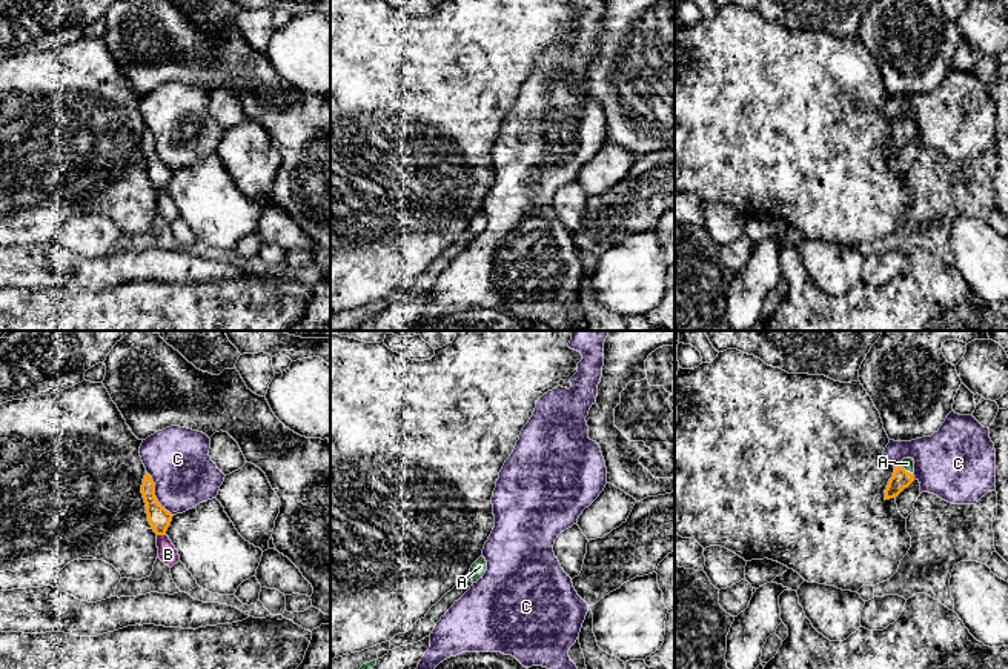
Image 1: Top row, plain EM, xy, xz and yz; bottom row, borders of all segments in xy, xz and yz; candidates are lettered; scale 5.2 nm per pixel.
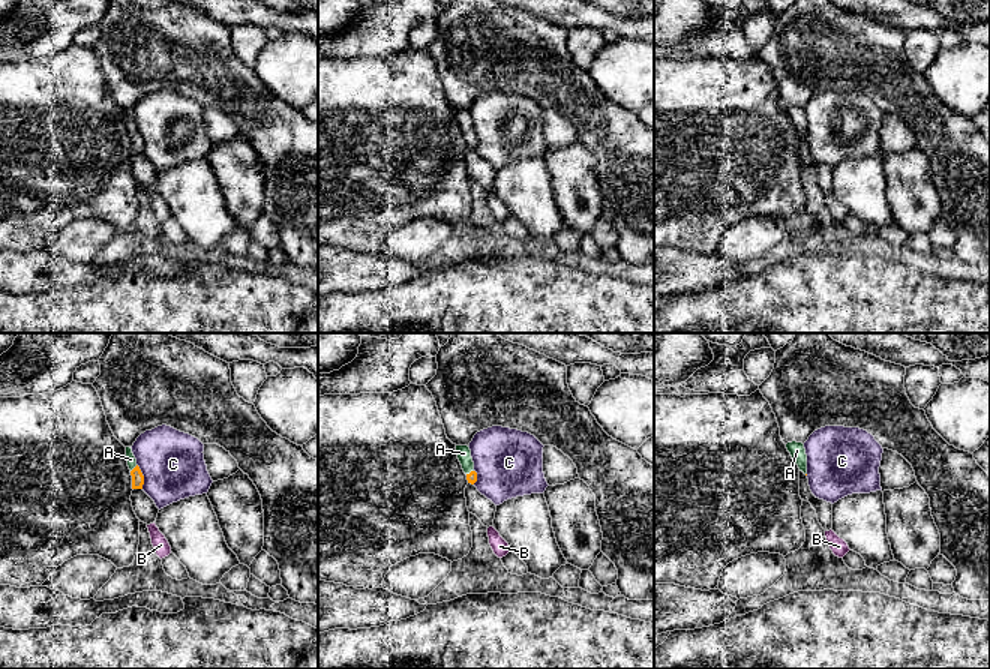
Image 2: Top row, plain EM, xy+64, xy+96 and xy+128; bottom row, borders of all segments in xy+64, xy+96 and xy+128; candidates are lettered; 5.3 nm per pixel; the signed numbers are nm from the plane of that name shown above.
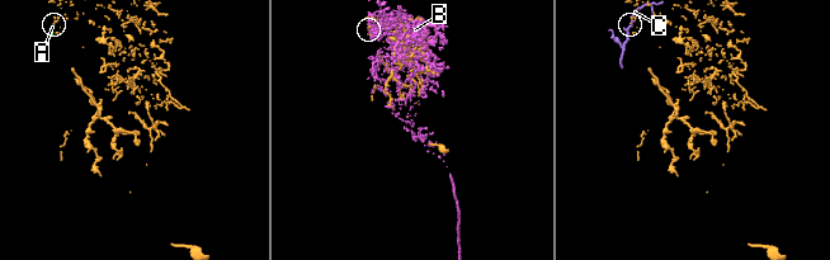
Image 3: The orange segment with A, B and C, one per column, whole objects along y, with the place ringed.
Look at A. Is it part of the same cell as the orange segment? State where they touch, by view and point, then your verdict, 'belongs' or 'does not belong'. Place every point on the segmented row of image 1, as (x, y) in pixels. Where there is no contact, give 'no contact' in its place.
meets orange in yz at (905, 471); belongs

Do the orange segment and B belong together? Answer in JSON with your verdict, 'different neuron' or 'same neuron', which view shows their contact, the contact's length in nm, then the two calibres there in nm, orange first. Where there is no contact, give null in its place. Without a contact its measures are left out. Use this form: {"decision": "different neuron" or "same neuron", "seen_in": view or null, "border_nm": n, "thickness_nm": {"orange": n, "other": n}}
{"decision": "different neuron", "seen_in": "xy", "border_nm": 50, "thickness_nm": {"orange": 110, "other": 100}}

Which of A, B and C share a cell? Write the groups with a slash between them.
A / B / C

